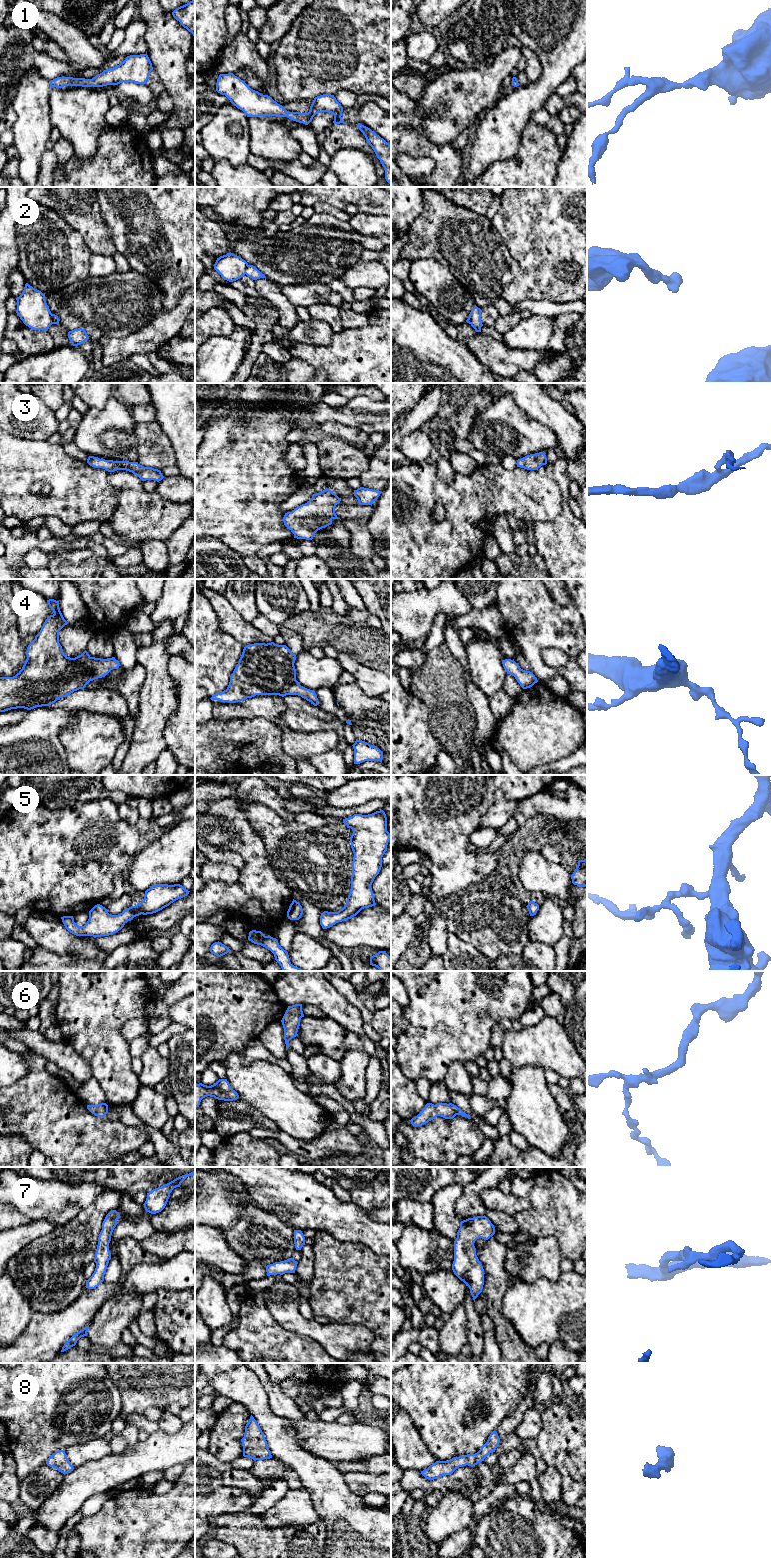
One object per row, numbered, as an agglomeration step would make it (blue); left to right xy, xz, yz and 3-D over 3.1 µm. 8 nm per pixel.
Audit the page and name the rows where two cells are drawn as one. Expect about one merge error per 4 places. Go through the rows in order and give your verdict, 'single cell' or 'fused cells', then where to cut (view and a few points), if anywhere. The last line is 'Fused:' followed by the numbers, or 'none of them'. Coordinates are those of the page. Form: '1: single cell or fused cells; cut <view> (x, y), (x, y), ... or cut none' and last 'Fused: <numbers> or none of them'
1: single cell; cut none
2: fused cells; cut xy (51, 314), (53, 323)
3: single cell; cut none
4: single cell; cut none
5: single cell; cut none
6: single cell; cut none
7: single cell; cut none
8: single cell; cut none
Fused: 2

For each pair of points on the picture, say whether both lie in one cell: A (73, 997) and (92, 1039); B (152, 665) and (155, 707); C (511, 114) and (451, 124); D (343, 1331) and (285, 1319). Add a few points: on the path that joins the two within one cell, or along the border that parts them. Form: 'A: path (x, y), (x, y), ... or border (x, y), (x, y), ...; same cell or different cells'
A: path (83, 1007), (91, 1015), (92, 1029); same cell
B: path (155, 675), (155, 697); same cell
C: border (494, 104), (476, 122); different cells
D: path (329, 1331), (316, 1331), (299, 1324); same cell

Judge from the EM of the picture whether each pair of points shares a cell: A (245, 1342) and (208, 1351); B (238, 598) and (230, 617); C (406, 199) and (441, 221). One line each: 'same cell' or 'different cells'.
A: different cells
B: different cells
C: different cells

